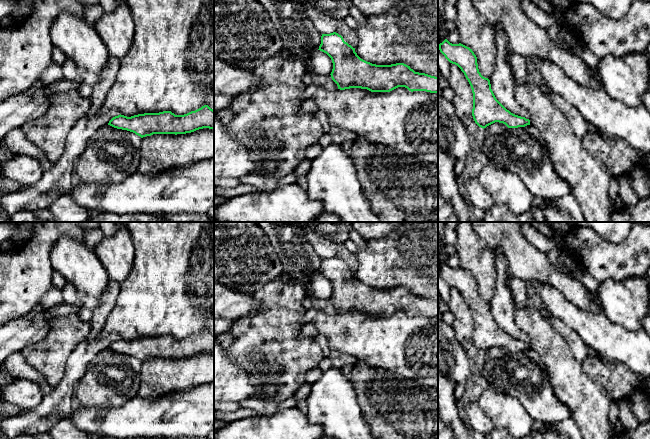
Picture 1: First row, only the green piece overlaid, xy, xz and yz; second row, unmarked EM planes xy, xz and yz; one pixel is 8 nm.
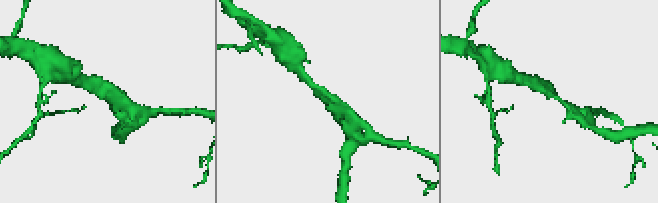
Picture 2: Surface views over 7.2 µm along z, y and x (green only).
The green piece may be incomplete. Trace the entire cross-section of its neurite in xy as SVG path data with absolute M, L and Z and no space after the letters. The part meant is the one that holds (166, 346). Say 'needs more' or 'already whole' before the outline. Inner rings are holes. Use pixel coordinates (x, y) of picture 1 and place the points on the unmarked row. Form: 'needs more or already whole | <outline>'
already whole | M204 329L184 339L175 339L171 335L131 341L120 338L113 341L108 349L133 356L141 362L153 358L186 358L203 352L214 354L214 334Z

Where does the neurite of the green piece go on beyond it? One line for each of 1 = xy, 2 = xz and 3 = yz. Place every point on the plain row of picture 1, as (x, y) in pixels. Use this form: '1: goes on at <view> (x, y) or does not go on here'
1: does not go on here
2: does not go on here
3: does not go on here

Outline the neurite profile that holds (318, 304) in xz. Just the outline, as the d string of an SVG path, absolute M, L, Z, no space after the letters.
M306 296L302 302L303 307L308 310L310 308L315 308L318 311L322 311L328 314L337 314L337 308L332 304L331 299L318 299Z

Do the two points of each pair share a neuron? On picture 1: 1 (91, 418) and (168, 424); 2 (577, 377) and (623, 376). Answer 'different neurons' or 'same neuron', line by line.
1: same neuron
2: different neurons

